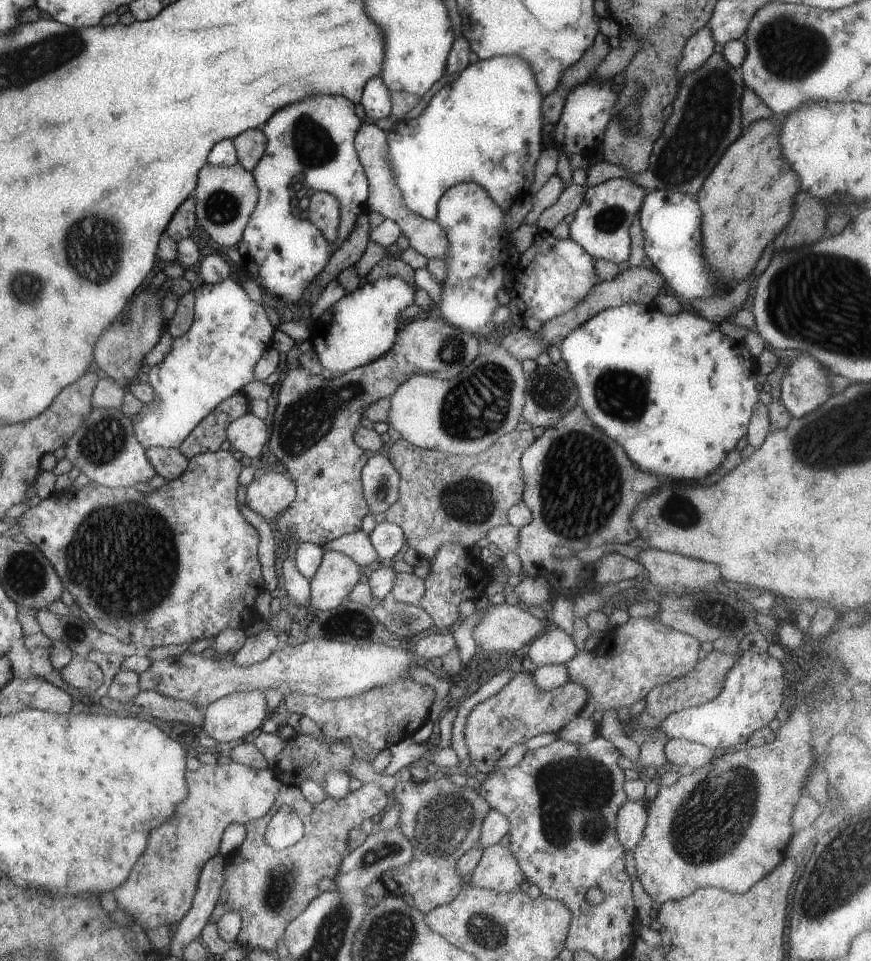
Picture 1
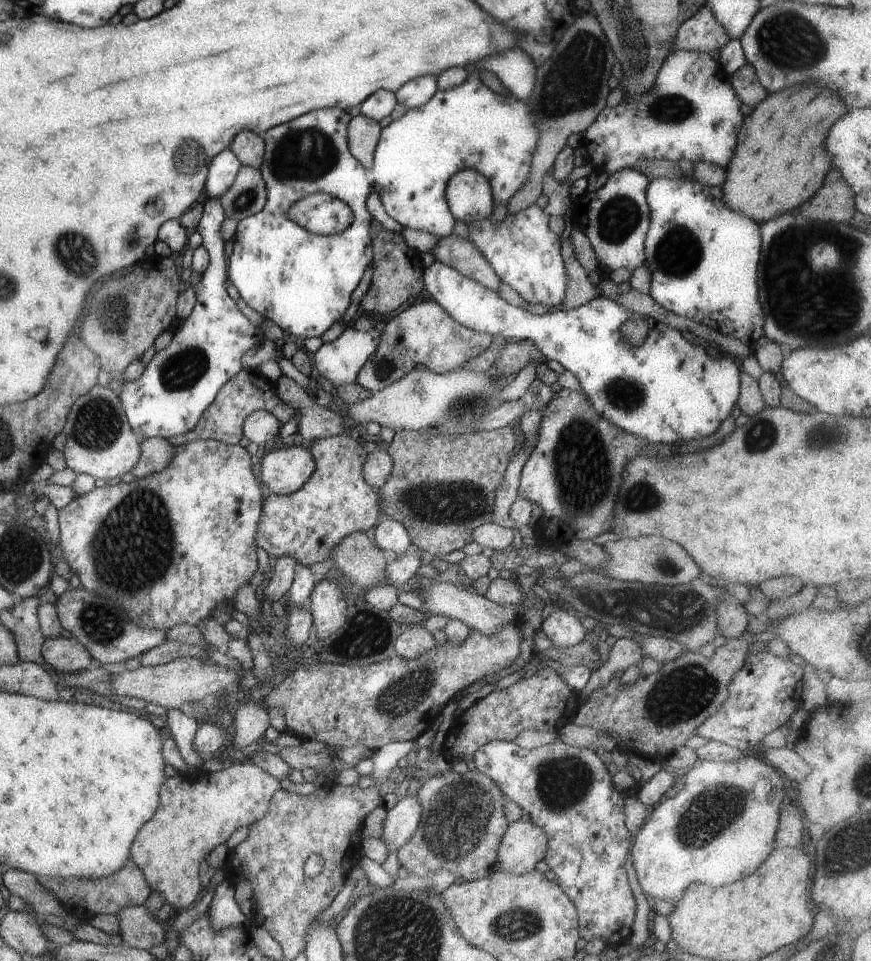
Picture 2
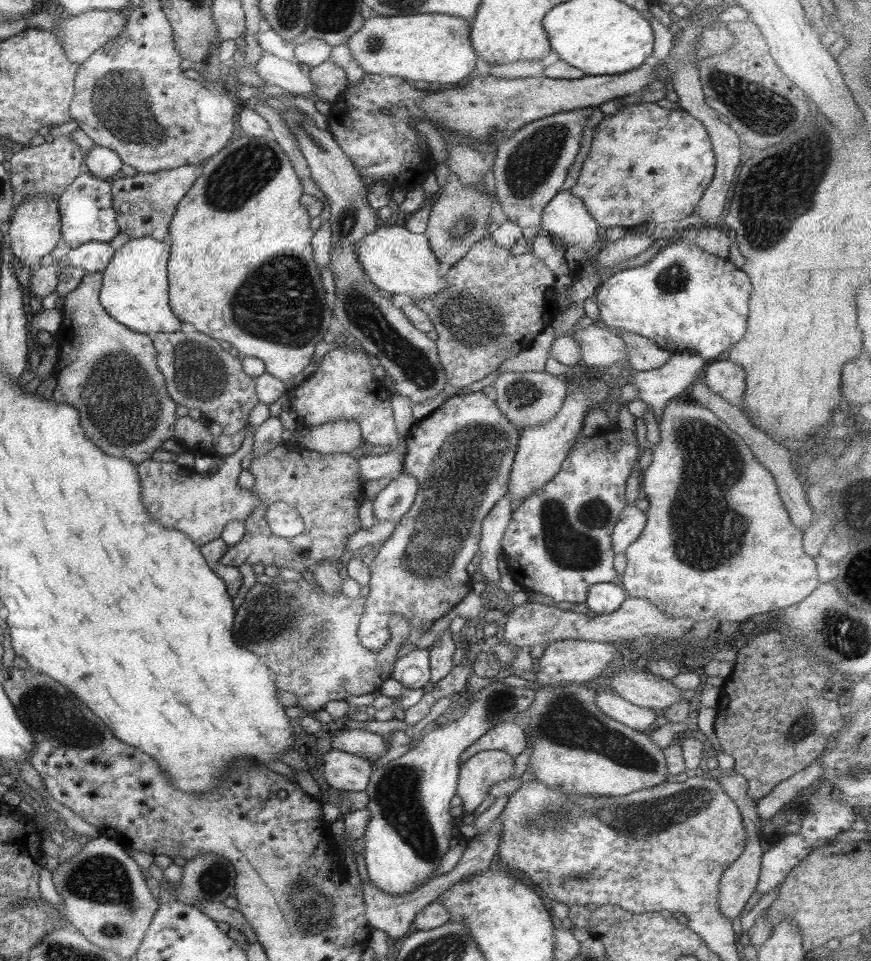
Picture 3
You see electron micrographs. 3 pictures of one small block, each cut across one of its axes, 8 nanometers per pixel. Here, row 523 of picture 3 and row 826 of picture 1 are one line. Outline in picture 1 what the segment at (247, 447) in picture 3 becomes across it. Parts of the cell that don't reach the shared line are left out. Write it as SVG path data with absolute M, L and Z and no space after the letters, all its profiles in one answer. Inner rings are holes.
M239 763L226 765L204 765L197 770L185 769L185 782L188 795L175 806L175 816L169 822L155 828L147 836L145 850L131 867L125 882L111 890L117 902L117 908L131 916L137 926L143 930L153 930L157 926L174 927L191 908L192 898L197 890L197 881L206 860L218 853L218 844L223 830L229 824L239 824L255 820L267 814L282 785L275 778L272 768L256 769Z

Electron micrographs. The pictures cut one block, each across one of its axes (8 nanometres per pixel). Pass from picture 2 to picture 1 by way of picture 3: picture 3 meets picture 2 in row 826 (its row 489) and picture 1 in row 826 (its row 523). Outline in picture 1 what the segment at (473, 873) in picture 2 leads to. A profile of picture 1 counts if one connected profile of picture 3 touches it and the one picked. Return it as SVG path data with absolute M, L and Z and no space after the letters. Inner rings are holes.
M443 774L428 780L419 779L418 782L412 778L407 782L396 782L390 798L399 804L399 818L396 825L399 832L402 832L407 842L411 844L413 856L407 864L387 869L380 876L381 882L389 895L401 897L410 894L415 910L426 915L437 906L451 902L460 892L461 879L455 870L455 862L469 849L477 846L483 819L490 808L478 791L466 784L458 787Z

